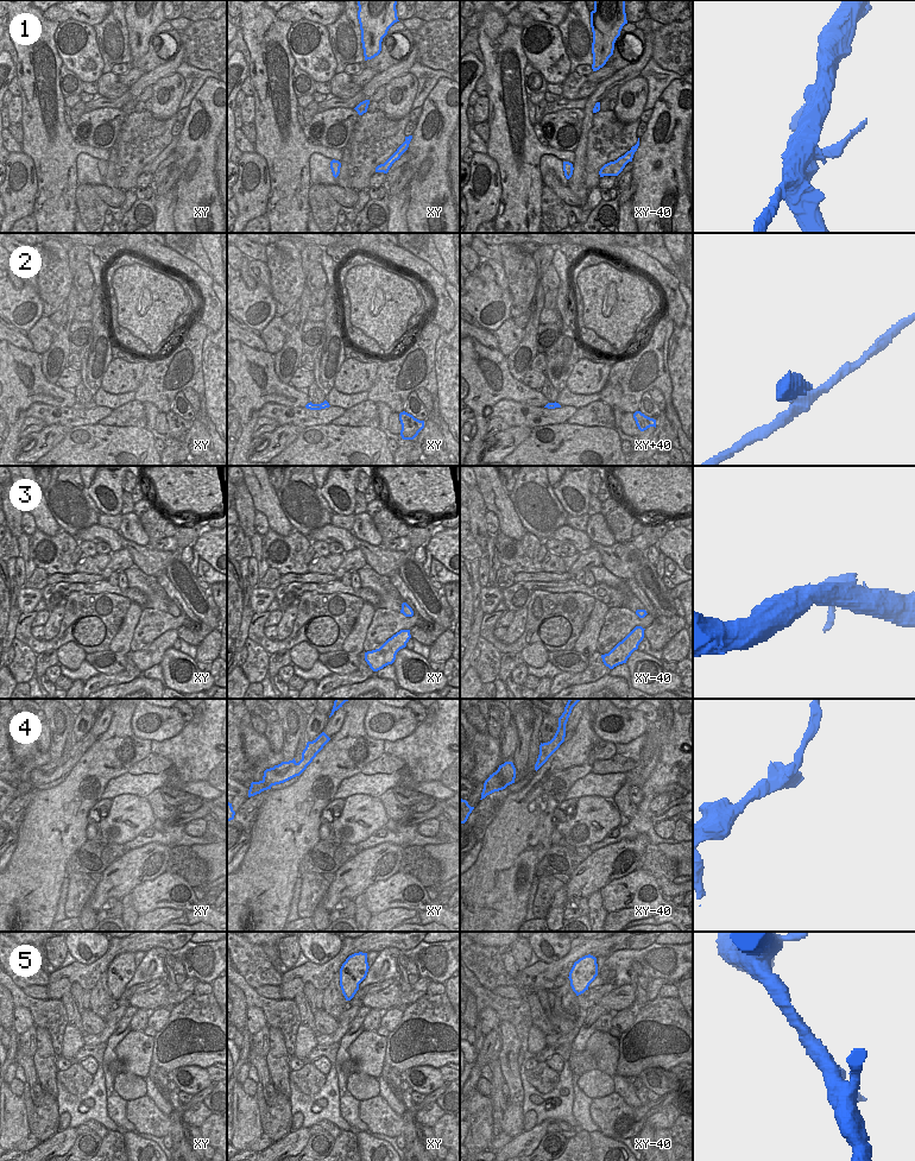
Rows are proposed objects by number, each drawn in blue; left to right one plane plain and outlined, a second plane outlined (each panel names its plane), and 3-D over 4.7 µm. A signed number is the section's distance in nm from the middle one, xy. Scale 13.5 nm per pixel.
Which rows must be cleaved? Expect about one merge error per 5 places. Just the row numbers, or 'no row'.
5

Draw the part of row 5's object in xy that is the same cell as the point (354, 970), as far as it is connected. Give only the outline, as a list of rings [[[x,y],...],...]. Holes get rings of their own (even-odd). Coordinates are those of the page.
[[[354,953],[349,955],[340,968],[340,986],[346,1001],[351,993],[356,993],[359,984],[368,972],[367,953]]]

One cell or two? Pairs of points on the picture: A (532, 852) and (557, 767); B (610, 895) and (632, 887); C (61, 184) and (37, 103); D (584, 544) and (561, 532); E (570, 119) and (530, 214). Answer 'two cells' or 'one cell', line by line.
A: one cell
B: one cell
C: one cell
D: one cell
E: two cells

